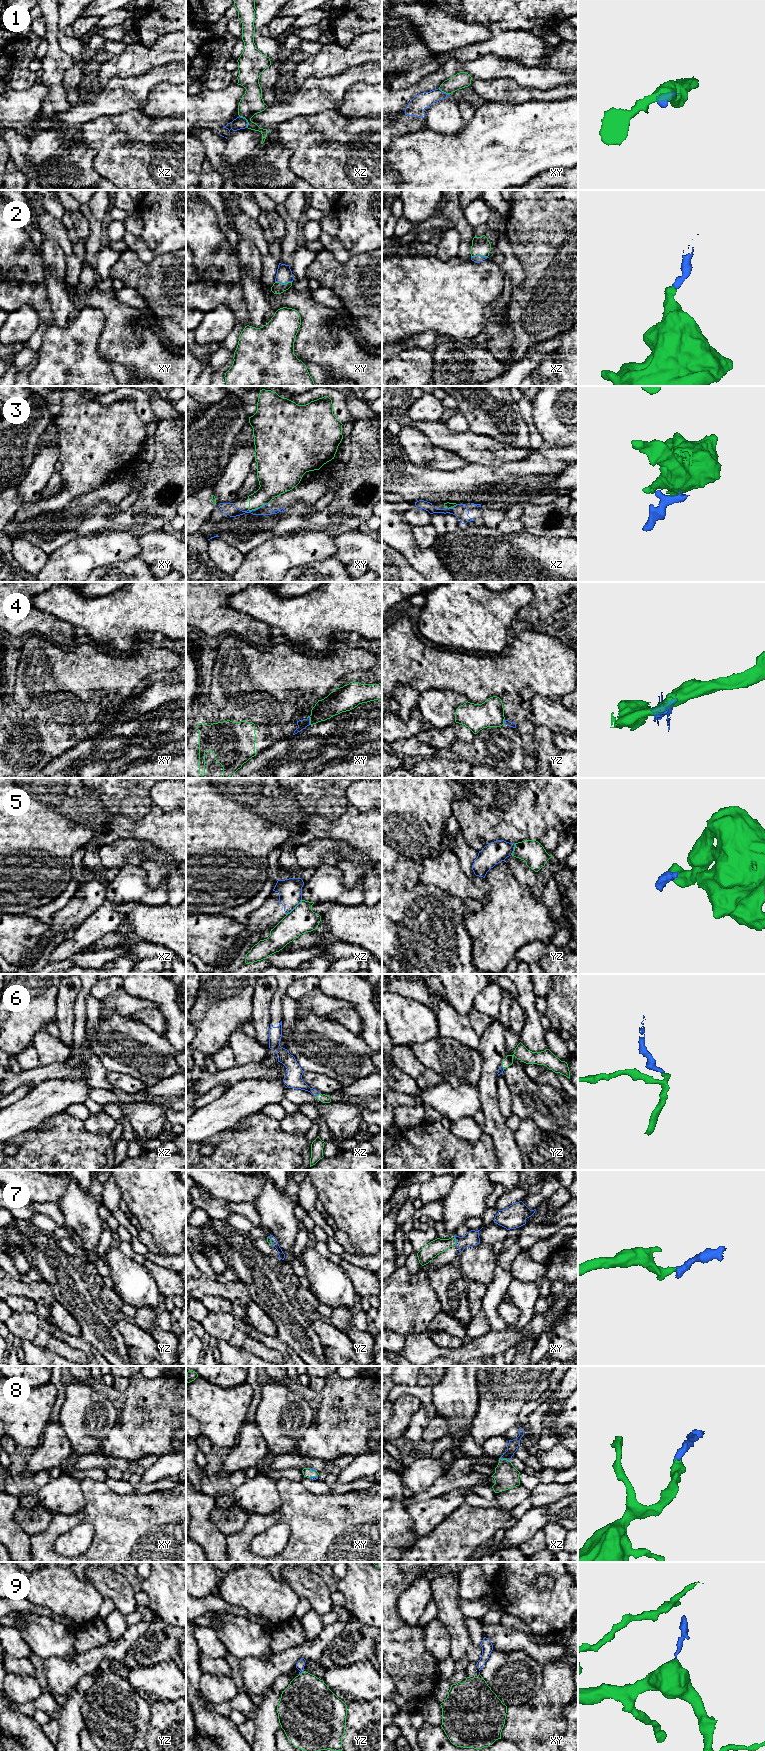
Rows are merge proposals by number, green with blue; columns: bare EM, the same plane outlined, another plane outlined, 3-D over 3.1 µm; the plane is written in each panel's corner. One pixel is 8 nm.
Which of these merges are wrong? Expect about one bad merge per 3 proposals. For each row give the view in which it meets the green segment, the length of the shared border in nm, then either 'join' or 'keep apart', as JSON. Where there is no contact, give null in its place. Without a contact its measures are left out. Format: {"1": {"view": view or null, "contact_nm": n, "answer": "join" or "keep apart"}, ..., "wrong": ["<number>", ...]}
{"1": {"view": "xz", "contact_nm": 120, "answer": "keep apart"}, "2": {"view": "xy", "contact_nm": 140, "answer": "join"}, "3": {"view": "xy", "contact_nm": 170, "answer": "keep apart"}, "4": {"view": "xy", "contact_nm": 80, "answer": "keep apart"}, "5": {"view": "xz", "contact_nm": 180, "answer": "keep apart"}, "6": {"view": "xz", "contact_nm": 40, "answer": "join"}, "7": {"view": "xy", "contact_nm": 80, "answer": "join"}, "8": {"view": "xz", "contact_nm": 90, "answer": "join"}, "9": {"view": "yz", "contact_nm": 50, "answer": "join"}, "wrong": ["1", "3", "4", "5"]}

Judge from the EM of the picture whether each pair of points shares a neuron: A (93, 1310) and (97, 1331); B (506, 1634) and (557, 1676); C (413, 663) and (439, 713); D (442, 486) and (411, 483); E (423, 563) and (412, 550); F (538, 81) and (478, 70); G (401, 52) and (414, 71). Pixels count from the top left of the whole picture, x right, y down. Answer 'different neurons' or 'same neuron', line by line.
A: same neuron
B: different neurons
C: different neurons
D: same neuron
E: same neuron
F: same neuron
G: same neuron

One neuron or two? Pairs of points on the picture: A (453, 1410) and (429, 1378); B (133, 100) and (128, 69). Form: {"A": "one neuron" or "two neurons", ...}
{"A": "two neurons", "B": "two neurons"}

